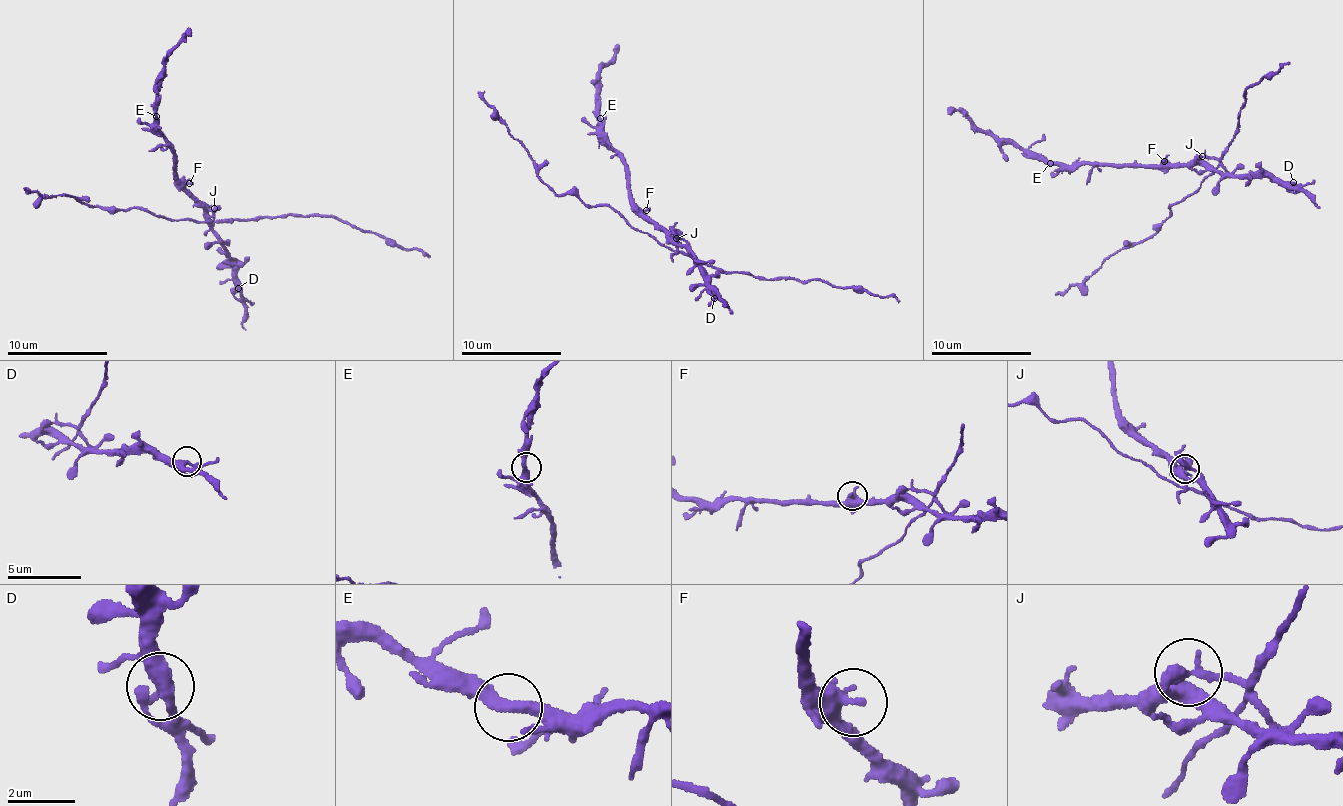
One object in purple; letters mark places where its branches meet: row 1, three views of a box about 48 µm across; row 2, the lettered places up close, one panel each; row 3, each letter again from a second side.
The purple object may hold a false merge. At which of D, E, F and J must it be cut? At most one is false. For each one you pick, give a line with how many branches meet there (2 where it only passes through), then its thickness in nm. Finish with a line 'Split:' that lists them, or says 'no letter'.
J: 2 branches meet; 320 nm thick
Split: J

